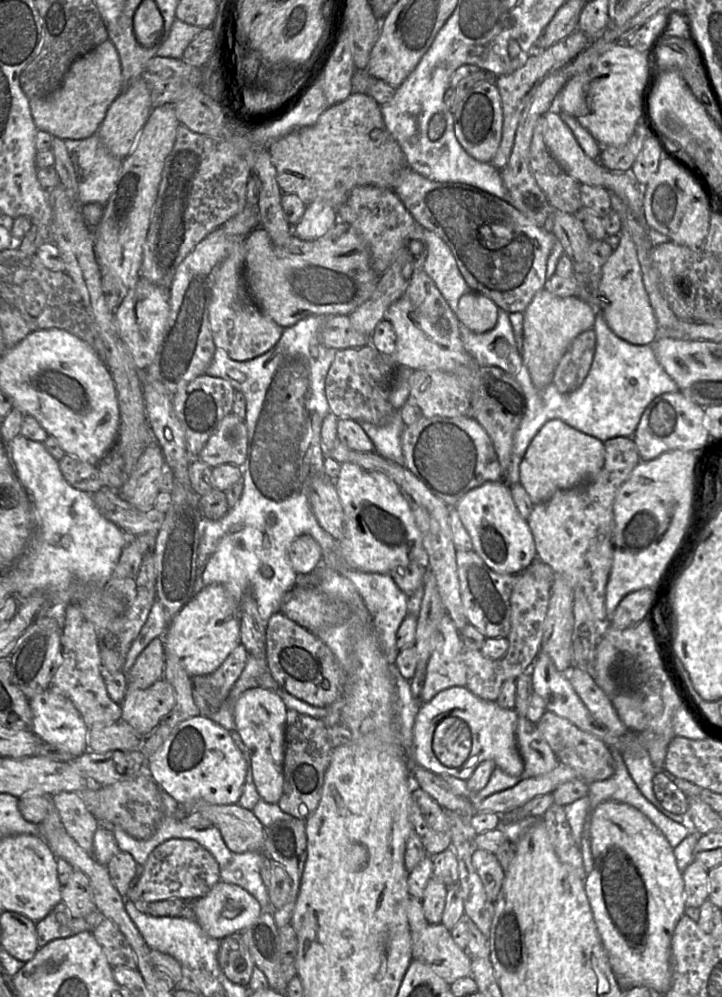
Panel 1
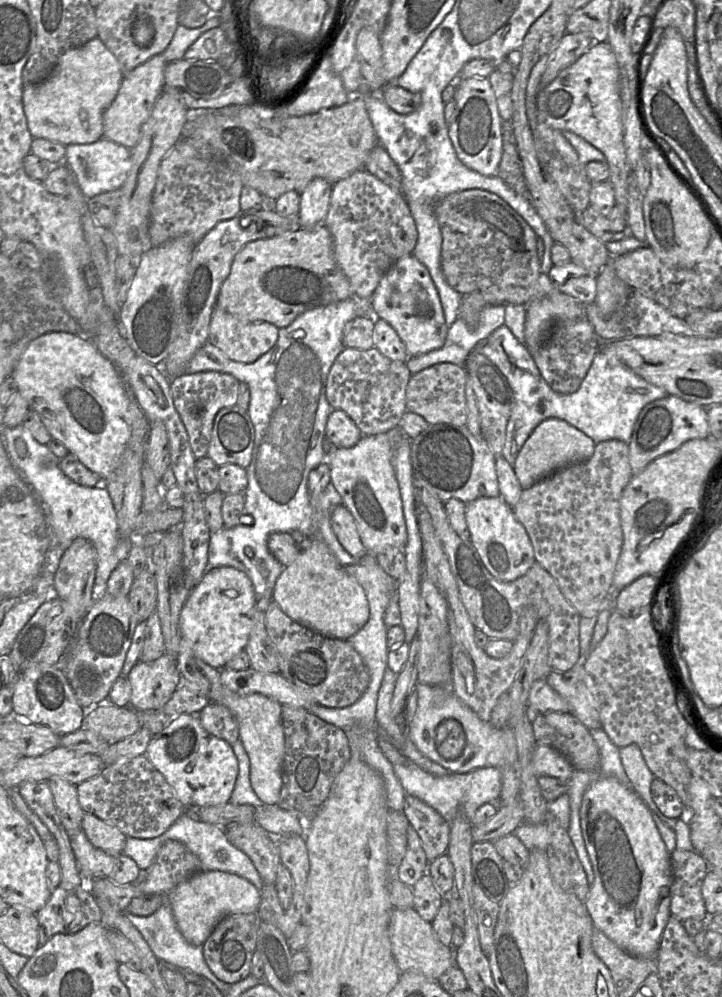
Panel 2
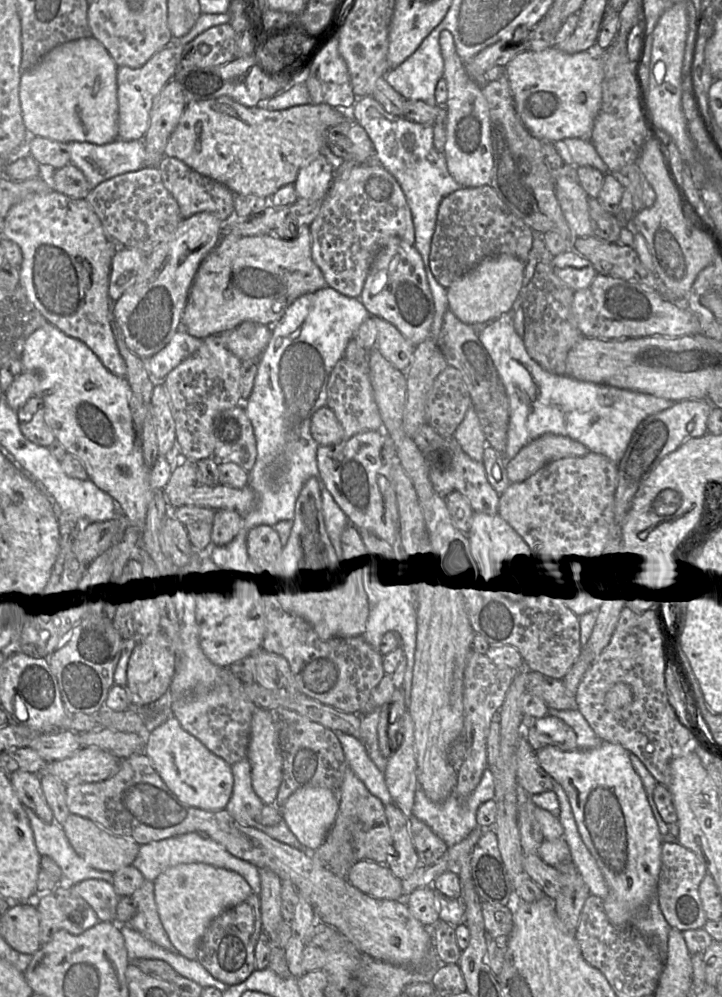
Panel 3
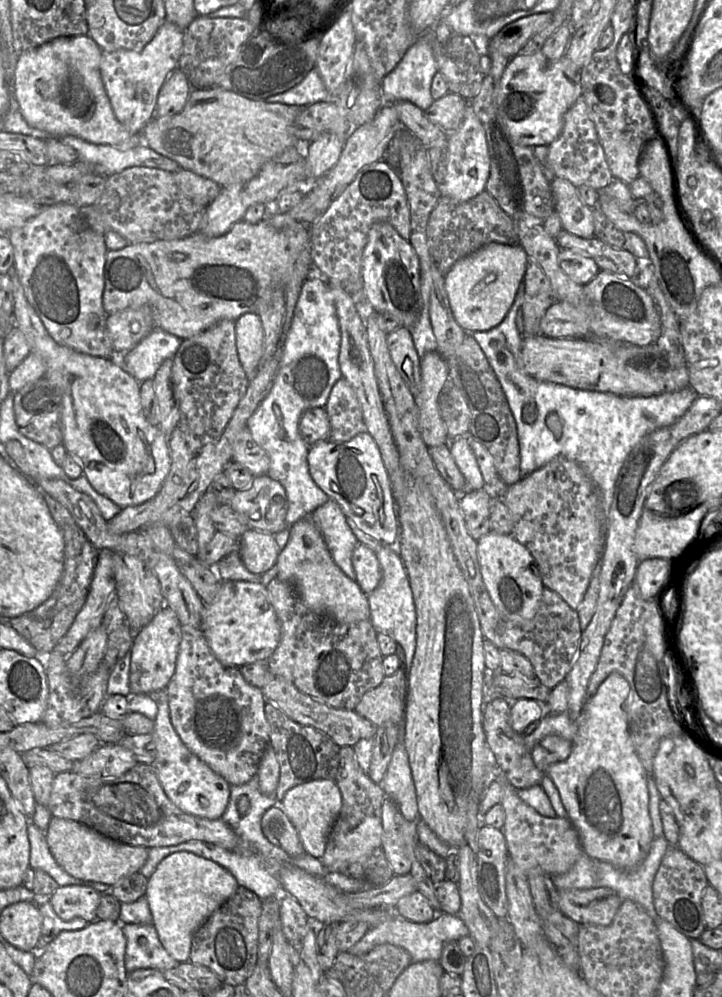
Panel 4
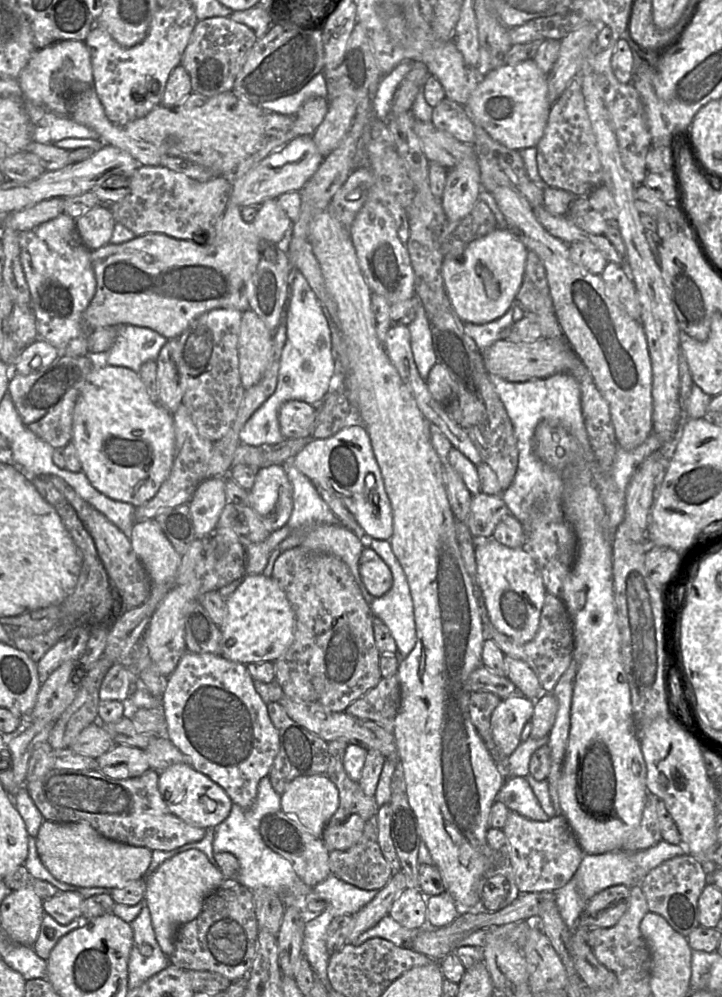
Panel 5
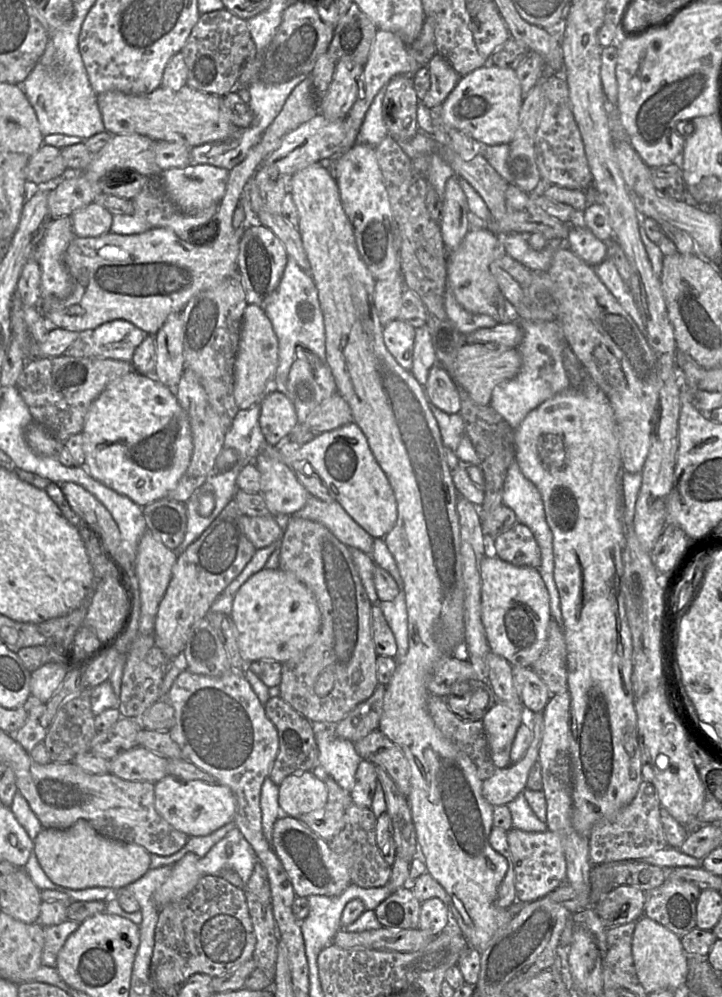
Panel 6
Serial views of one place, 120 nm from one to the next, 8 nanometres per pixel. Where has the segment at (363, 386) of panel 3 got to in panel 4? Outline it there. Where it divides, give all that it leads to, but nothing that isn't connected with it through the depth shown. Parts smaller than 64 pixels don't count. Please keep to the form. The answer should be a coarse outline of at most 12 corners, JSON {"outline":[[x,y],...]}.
{"outline":[[345,378],[324,408],[329,440],[347,442],[366,431],[361,405]]}

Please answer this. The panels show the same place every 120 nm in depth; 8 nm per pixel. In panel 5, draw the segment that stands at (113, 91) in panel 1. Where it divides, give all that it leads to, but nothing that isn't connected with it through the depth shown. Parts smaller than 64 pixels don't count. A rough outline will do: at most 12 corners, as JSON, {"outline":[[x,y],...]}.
{"outline":[[84,41],[37,49],[18,83],[25,100],[92,129],[139,165],[155,145],[108,119]]}

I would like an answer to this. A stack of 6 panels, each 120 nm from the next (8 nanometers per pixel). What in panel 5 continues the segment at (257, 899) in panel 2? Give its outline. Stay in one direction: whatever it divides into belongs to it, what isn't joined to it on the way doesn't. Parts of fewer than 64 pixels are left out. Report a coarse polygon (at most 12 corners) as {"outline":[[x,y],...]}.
{"outline":[[200,851],[165,860],[144,903],[162,952],[225,880]]}

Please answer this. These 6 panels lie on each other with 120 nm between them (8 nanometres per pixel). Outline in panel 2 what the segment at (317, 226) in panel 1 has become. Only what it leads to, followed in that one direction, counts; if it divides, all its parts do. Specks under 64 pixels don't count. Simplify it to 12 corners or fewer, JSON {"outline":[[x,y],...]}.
{"outline":[[314,178],[300,193],[299,227],[323,224],[332,186]]}

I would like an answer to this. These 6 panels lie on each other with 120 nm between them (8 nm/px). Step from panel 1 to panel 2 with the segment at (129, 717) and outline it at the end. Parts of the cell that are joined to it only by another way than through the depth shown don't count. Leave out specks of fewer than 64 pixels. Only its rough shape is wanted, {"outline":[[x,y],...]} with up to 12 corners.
{"outline":[[164,653],[127,675],[136,711],[163,707],[180,682]]}

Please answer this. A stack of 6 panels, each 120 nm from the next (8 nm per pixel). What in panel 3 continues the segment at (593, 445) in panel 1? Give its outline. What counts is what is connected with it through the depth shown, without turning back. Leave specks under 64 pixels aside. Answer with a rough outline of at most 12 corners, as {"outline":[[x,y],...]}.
{"outline":[[545,434],[508,461],[521,483],[551,461],[589,452],[569,437]]}

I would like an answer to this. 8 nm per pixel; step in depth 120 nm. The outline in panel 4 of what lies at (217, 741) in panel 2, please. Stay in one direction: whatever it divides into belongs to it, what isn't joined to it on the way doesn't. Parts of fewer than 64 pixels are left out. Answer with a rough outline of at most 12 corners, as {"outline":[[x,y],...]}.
{"outline":[[166,690],[151,733],[165,794],[185,813],[220,819],[231,785],[182,742]]}

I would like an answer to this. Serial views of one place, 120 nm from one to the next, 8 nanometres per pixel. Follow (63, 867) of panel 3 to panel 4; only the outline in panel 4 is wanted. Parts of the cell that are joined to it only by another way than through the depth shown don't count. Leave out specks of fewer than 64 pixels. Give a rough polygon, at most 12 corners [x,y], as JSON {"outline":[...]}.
{"outline":[[28,819],[29,866],[43,870],[58,886],[83,885],[101,894],[113,886],[80,880],[59,866],[45,832]]}

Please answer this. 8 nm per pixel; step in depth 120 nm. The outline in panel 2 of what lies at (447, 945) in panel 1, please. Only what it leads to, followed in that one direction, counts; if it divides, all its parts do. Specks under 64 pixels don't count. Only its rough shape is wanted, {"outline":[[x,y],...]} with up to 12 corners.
{"outline":[[394,908],[389,924],[400,971],[438,980],[455,950],[415,908]]}

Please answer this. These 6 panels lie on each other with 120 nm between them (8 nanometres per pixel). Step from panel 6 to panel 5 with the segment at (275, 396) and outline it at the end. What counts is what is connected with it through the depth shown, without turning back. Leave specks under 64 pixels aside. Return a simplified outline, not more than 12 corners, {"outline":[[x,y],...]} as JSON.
{"outline":[[290,400],[279,411],[285,439],[312,436],[318,410]]}

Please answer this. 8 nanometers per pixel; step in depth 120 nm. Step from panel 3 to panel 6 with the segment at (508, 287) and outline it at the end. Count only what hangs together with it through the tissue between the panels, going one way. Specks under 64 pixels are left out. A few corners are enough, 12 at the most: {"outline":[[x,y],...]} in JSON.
{"outline":[[489,228],[449,251],[447,277],[467,311],[498,317],[505,298],[489,270],[506,254]]}

